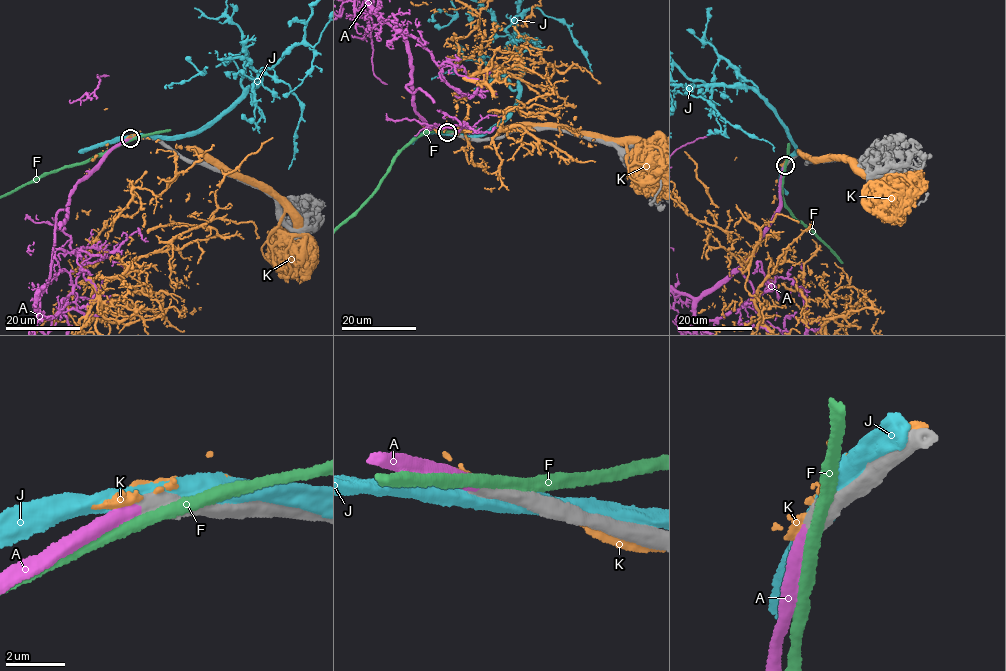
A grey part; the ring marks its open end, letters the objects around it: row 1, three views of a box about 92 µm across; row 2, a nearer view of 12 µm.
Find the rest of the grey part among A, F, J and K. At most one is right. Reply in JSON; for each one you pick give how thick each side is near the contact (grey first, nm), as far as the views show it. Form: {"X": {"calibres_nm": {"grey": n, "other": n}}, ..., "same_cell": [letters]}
{"A": {"calibres_nm": {"grey": 700, "other": 440}}, "same_cell": ["A"]}

